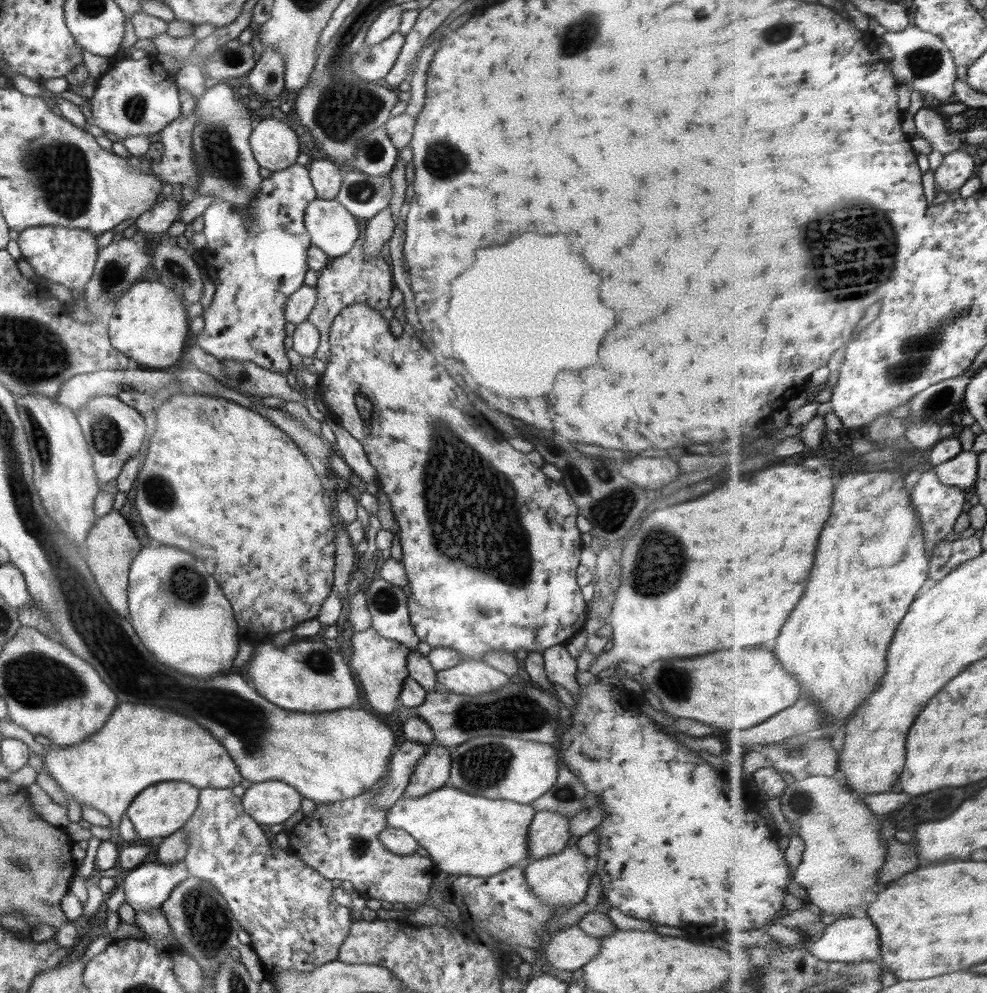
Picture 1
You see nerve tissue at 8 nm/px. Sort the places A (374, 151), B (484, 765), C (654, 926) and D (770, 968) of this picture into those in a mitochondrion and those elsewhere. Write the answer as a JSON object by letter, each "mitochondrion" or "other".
{"A":"mitochondrion","B":"mitochondrion","C":"other","D":"other"}

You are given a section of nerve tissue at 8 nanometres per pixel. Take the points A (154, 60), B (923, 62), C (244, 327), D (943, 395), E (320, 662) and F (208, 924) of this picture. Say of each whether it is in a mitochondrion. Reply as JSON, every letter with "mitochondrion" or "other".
{"A":"other","B":"mitochondrion","C":"other","D":"mitochondrion","E":"mitochondrion","F":"mitochondrion"}

